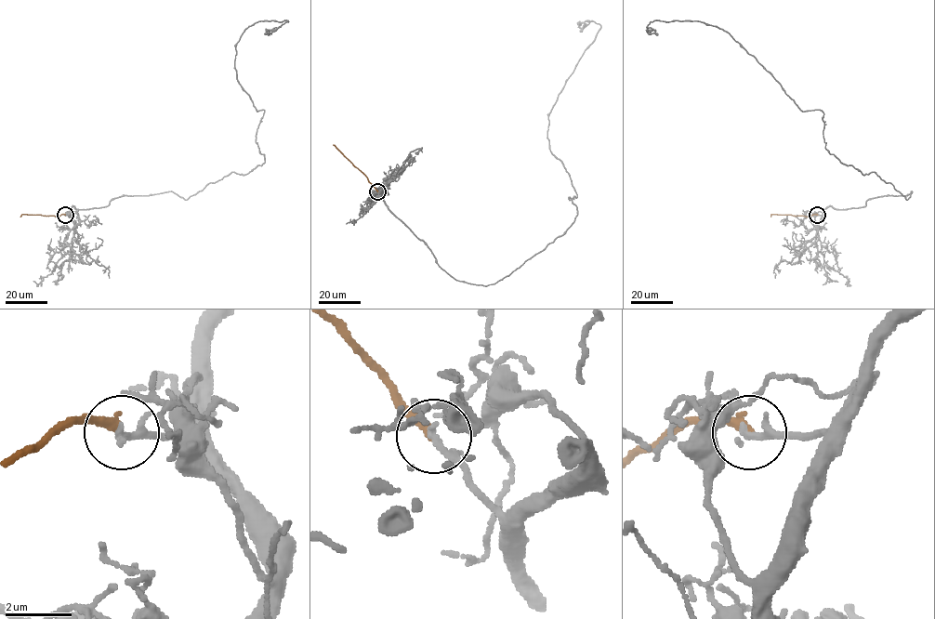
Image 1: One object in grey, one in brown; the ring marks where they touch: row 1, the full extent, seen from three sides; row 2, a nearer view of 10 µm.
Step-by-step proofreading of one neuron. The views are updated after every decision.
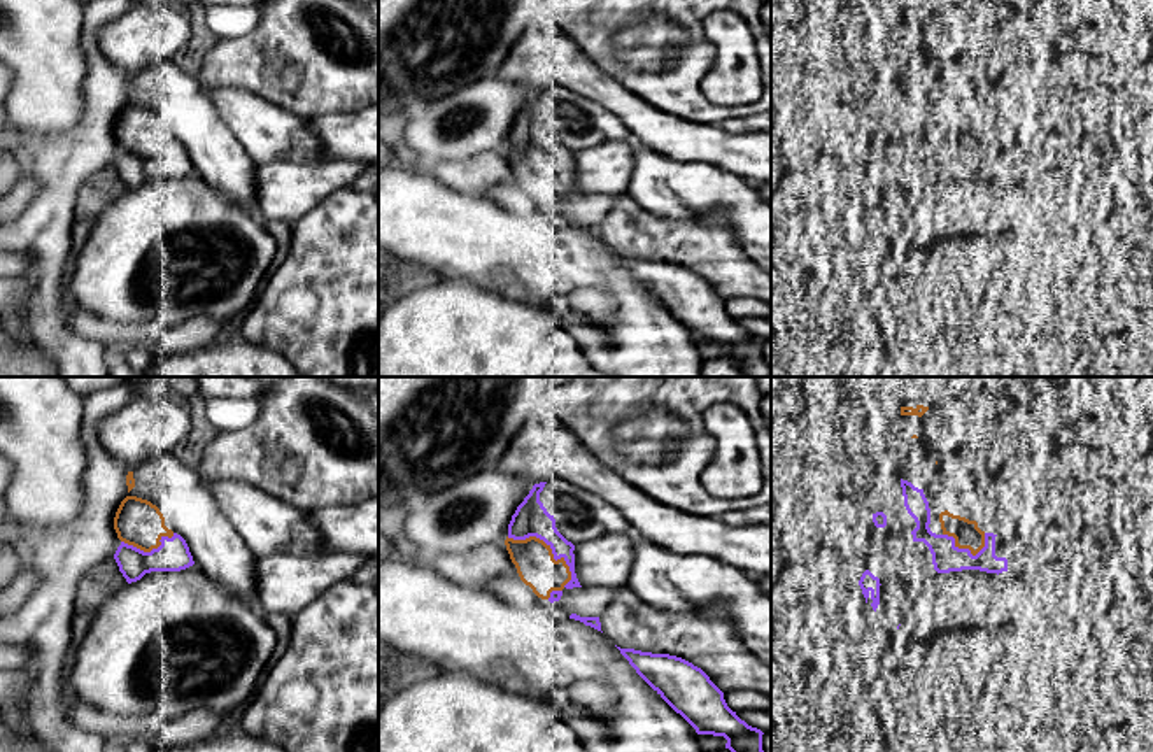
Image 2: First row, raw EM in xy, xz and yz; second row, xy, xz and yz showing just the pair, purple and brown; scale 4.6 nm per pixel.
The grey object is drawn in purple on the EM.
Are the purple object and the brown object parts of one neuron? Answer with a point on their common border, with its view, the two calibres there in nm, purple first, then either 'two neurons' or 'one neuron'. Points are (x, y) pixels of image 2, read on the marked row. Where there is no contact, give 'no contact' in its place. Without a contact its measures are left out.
xz (547, 544) | 160/180 nm | one neuron

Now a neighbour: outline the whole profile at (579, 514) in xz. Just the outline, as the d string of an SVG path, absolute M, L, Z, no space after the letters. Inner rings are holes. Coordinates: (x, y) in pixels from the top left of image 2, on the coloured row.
M564 479L548 480L540 493L540 501L555 519L557 531L573 545L631 529L613 505Z

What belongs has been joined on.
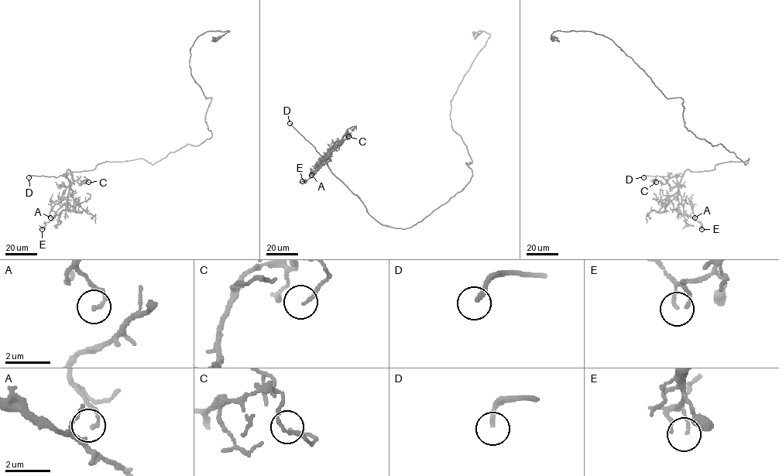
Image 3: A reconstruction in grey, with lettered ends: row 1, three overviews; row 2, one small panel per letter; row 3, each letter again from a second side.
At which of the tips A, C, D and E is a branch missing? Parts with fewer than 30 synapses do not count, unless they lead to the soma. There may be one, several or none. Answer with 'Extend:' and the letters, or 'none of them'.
Extend: D

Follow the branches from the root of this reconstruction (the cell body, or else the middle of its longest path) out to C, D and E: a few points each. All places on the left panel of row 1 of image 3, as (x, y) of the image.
C: (196, 145), (187, 144), (153, 164), (140, 158), (66, 171), (69, 186), (76, 180), (88, 182)
D: (196, 145), (187, 144), (153, 164), (142, 158), (106, 161), (92, 169), (68, 169), (66, 176), (29, 177)
E: (196, 145), (187, 144), (153, 164), (140, 158), (106, 161), (87, 171), (68, 169), (67, 202), (42, 229)

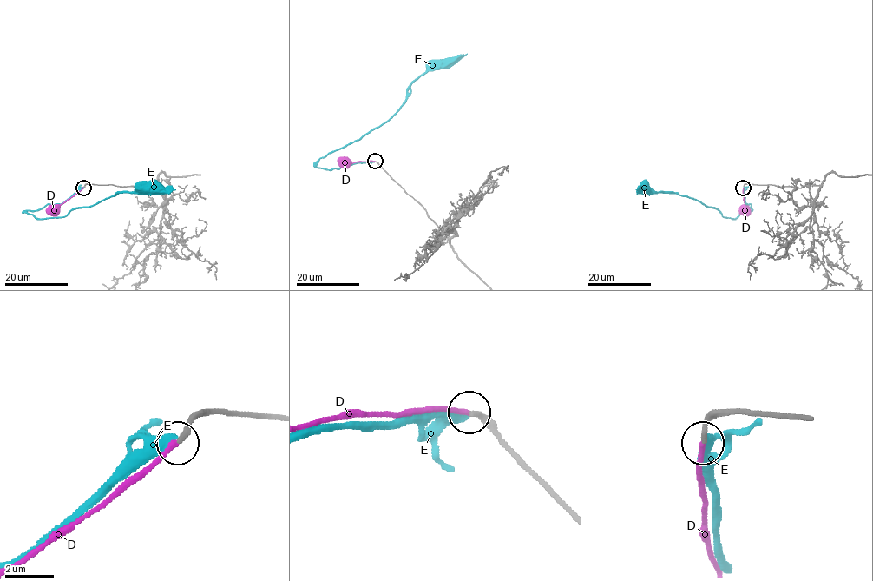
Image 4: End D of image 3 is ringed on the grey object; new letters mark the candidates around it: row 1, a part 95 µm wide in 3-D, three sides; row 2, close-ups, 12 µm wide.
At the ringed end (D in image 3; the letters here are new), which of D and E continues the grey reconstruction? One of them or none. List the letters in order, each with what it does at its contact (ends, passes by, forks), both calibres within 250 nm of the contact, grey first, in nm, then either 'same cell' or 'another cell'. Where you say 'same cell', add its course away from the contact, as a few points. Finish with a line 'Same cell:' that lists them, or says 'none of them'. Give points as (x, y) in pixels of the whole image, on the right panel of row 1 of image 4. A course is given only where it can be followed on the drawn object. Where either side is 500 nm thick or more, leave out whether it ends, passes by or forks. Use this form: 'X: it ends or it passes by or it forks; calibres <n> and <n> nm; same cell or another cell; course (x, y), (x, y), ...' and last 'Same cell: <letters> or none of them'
D: it ends; calibres 200 and 200 nm; same cell; course (744, 187), (744, 209)
E: it ends; calibres 200 and 400 nm; another cell
Same cell: D

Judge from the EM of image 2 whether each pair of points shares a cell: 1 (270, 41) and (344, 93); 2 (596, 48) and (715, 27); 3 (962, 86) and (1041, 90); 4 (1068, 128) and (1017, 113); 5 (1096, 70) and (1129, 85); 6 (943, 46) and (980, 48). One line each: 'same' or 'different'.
1: same
2: different
3: different
4: same
5: same
6: different

